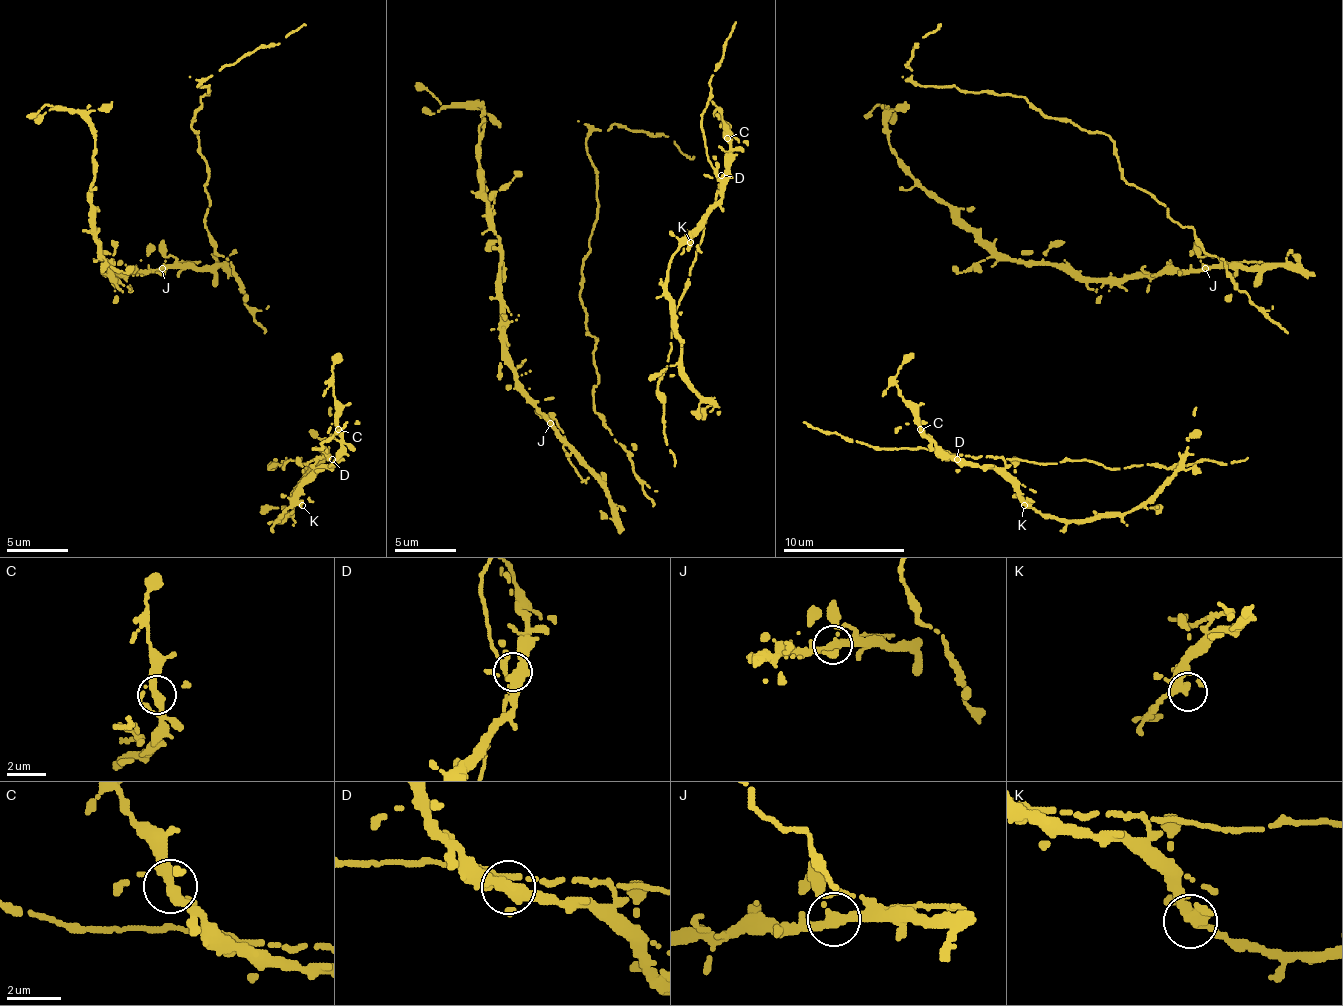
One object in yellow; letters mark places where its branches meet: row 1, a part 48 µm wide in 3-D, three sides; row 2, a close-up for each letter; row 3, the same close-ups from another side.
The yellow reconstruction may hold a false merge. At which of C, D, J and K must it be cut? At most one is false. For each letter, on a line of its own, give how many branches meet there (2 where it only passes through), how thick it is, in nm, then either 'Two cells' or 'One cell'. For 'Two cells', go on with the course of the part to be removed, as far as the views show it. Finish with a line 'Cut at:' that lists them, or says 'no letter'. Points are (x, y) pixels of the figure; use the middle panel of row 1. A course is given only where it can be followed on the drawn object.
C: Branches: 4. Thickness 320 nm. One cell
D: Branches: 3. Thickness 340 nm. One cell
J: Branches: 4. Thickness 300 nm. One cell
K: Branches: 4. Thickness 340 nm. One cell
Cut at: no letter

